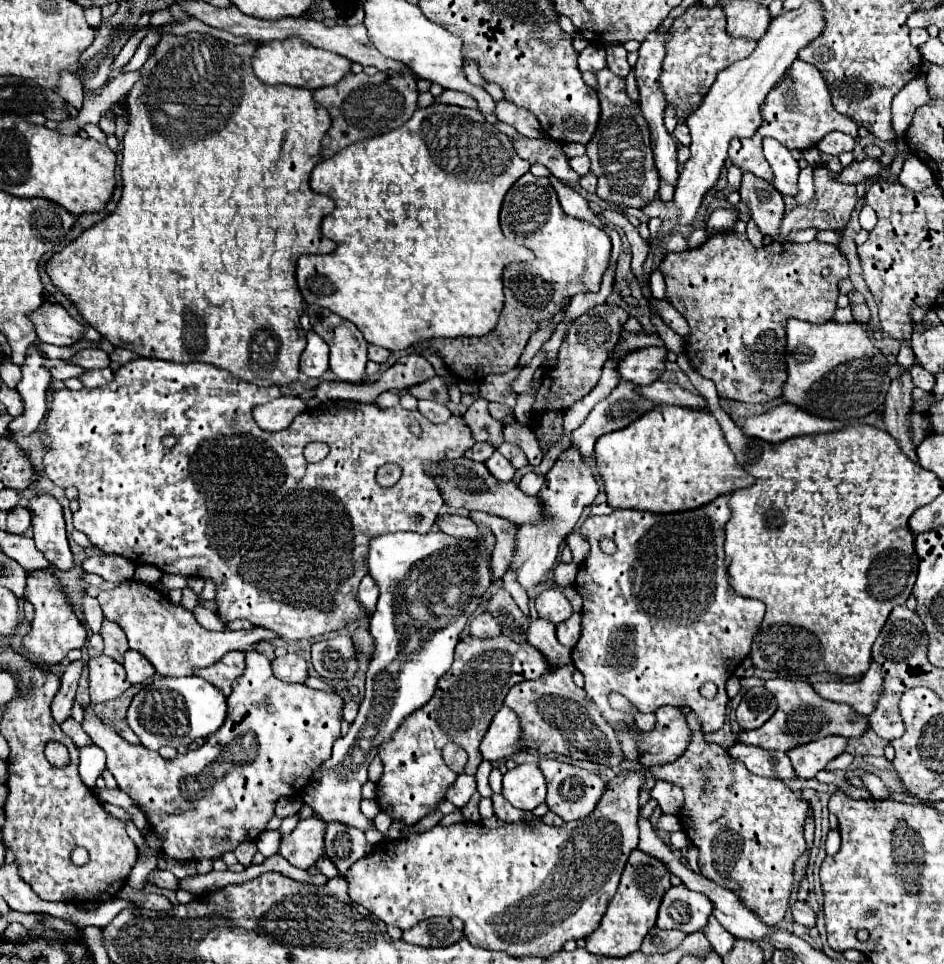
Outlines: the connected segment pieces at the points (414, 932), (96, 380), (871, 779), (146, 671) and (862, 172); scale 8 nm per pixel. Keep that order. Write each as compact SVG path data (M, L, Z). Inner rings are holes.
M448 918L422 920L414 928L402 932L402 940L416 946L448 946L462 938L462 932L450 926Z
M102 368L102 370L92 370L88 374L84 374L84 378L80 378L82 384L86 388L98 388L98 386L106 386L108 382L114 380L114 372L110 368Z
M872 773L860 776L861 780L871 792L874 799L888 799L891 796L890 791L884 786L880 778Z
M128 650L124 654L124 670L126 670L126 678L132 684L144 682L146 678L150 678L156 672L154 666L140 652L136 652L136 650Z
M864 158L860 162L852 162L850 166L846 166L842 172L840 172L840 180L846 182L846 184L858 184L862 180L876 180L882 172L882 162L876 160L876 158Z

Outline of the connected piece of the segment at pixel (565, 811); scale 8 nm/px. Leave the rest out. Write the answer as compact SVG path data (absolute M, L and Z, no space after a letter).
M542 758L538 762L544 778L546 778L546 784L548 784L548 796L546 796L546 804L548 808L558 814L562 820L578 820L578 818L584 818L588 816L598 800L602 798L602 794L606 792L606 782L596 776L594 772L590 770L584 770L584 768L578 768L574 764L568 764L568 762L560 762L556 758Z

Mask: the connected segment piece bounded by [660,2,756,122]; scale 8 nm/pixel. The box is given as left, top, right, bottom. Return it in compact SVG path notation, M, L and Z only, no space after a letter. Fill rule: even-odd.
M696 2L680 18L676 18L672 24L672 38L662 62L660 86L666 104L672 104L676 108L678 122L684 122L702 104L718 72L722 72L736 60L742 60L754 48L754 40L734 38L724 30L724 12L720 10L720 4L706 8L702 6L702 2Z

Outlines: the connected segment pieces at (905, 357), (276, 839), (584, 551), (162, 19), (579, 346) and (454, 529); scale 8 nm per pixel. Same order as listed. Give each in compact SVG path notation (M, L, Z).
M902 340L900 342L900 352L898 352L898 364L904 366L904 368L910 368L914 364L914 352L910 348L910 342L908 340Z
M274 830L274 832L262 832L258 836L258 852L264 854L264 858L270 858L274 854L278 854L278 848L280 848L280 832Z
M574 530L570 532L566 538L564 538L566 546L572 550L572 556L574 556L574 564L580 566L588 556L590 556L590 544L588 540L580 534L580 530Z
M168 9L160 10L152 14L151 23L148 25L151 26L163 26L172 23L172 16Z
M600 304L582 314L568 330L560 352L558 352L558 364L550 370L546 370L542 378L542 386L536 394L534 412L546 412L546 410L566 410L576 400L584 398L600 380L602 366L608 358L608 354L616 348L622 328L628 320L628 312L616 304Z
M458 514L440 516L438 526L444 534L454 536L454 538L464 538L464 540L480 540L482 538L478 526L466 516L458 516Z

